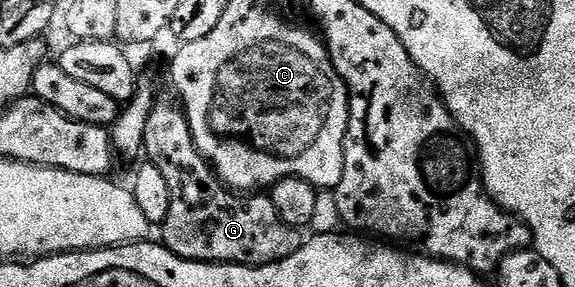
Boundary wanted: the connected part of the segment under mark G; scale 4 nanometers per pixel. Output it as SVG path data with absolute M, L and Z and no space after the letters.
M156 100L155 106L151 108L149 123L145 123L143 136L143 153L146 160L153 167L157 167L157 171L161 171L161 176L169 187L169 213L165 215L161 226L162 244L166 245L170 253L186 261L205 261L217 265L271 265L296 253L303 246L304 234L279 219L277 207L273 207L270 196L259 191L244 195L227 188L219 180L211 164L197 151L187 116L182 108L172 101Z

